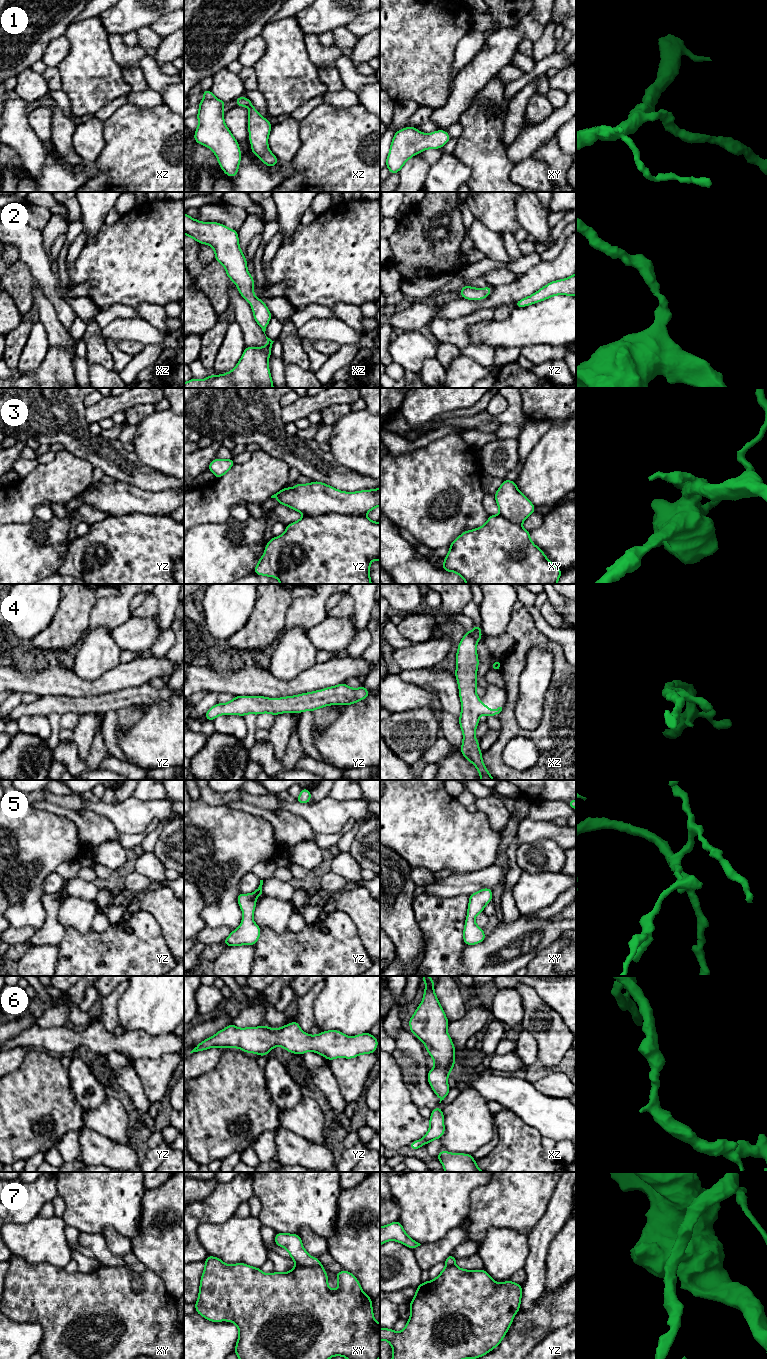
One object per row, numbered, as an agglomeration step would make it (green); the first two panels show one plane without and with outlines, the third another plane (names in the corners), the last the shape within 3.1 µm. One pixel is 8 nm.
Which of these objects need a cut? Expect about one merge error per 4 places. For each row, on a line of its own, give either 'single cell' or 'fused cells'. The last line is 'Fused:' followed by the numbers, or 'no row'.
1: single cell
2: single cell
3: fused cells
4: single cell
5: single cell
6: single cell
7: fused cells
Fused: 3, 7

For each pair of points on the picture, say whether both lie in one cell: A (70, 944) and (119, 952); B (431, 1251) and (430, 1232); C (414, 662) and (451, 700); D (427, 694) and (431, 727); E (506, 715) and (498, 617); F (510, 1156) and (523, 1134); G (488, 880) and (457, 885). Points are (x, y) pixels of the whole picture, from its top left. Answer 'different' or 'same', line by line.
A: same
B: different
C: different
D: different
E: different
F: same
G: same

